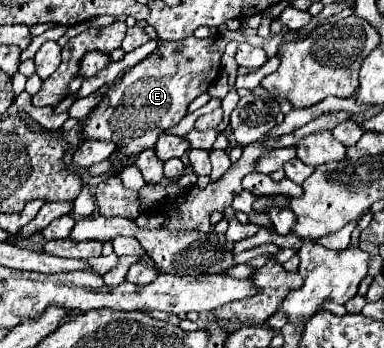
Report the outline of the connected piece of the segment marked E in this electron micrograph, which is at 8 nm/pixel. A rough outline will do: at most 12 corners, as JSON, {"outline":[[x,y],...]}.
{"outline":[[225,38],[157,42],[83,138],[153,148],[221,74]]}

